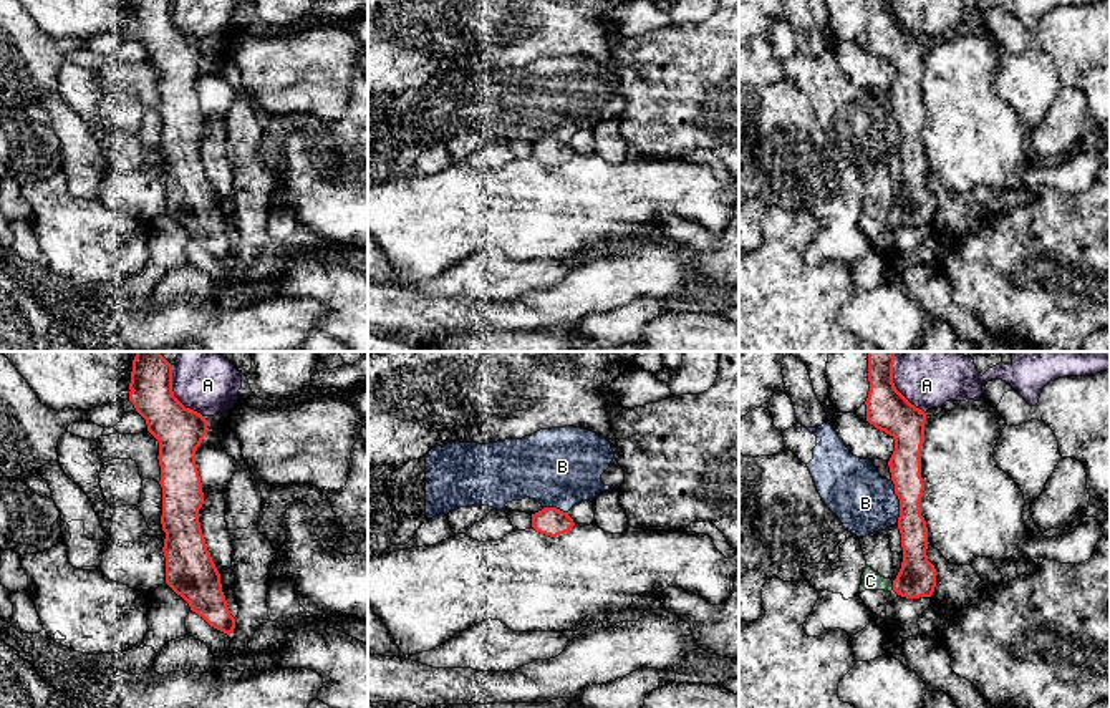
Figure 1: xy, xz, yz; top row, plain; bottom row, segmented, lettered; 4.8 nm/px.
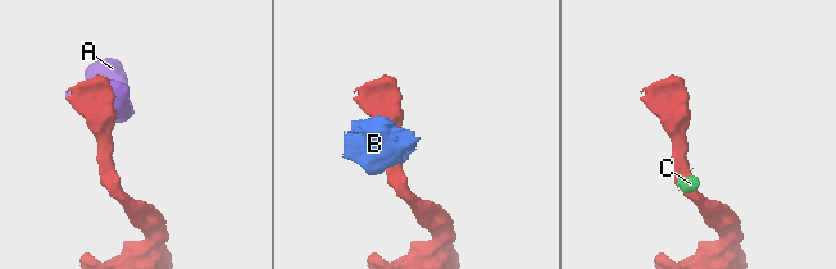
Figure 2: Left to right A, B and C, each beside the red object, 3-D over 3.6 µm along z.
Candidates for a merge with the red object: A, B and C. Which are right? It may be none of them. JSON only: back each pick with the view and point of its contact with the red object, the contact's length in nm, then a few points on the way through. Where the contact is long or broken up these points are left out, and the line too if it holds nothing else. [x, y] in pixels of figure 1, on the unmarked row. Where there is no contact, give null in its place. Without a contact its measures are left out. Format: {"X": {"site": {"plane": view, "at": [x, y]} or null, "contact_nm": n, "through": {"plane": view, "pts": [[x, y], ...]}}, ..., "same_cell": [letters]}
{"same_cell": []}

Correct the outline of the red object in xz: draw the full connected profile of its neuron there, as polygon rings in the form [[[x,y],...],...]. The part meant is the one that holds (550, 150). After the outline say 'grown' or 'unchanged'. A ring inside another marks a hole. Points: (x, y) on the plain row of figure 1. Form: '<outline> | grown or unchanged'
[[[543,136],[542,139],[532,143],[532,156],[545,164],[557,166],[568,161],[575,154],[568,141],[557,136]]] | unchanged

